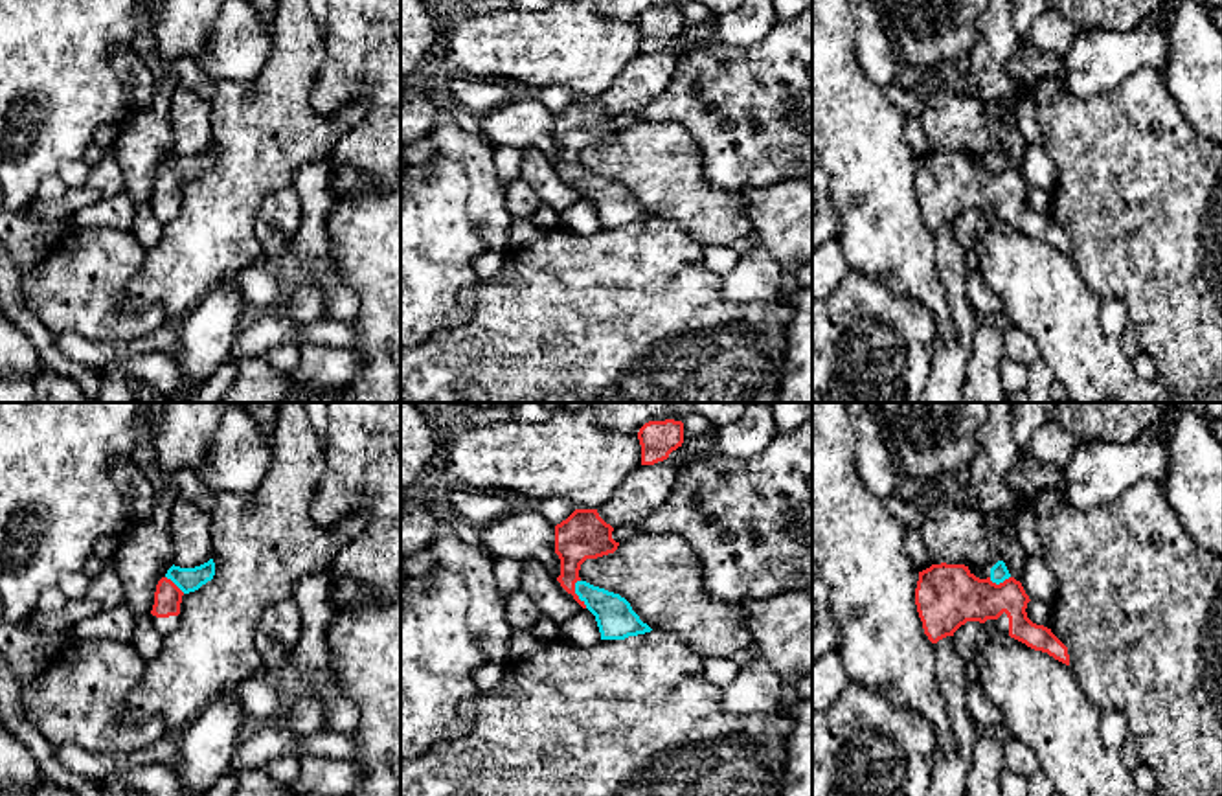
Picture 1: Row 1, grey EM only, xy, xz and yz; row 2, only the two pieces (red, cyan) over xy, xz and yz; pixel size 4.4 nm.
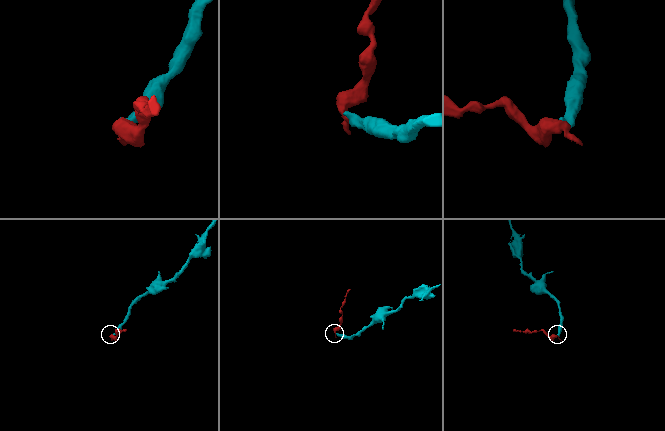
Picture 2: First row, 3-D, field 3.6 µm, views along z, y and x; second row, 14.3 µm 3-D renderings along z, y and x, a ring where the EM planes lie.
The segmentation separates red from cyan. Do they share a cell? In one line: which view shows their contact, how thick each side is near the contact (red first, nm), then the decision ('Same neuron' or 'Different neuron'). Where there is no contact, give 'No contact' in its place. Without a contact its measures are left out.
Touches red in xz. Thickness 200 nm (red) against 170 nm. Same neuron

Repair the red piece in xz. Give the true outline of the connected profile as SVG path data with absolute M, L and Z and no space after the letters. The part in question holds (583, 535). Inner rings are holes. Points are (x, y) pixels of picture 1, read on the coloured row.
M575 509L557 524L555 553L560 559L557 581L583 608L595 616L601 640L625 640L652 629L639 620L625 597L579 577L586 559L597 559L617 550L619 542L612 539L612 531L614 528L599 517L597 509Z

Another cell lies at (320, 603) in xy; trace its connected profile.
M333 566L307 574L292 594L303 620L303 634L290 656L279 667L263 664L265 673L296 671L312 680L327 678L329 642L327 632L338 621L355 616L356 603L364 597L358 586L344 581L340 586L333 579Z

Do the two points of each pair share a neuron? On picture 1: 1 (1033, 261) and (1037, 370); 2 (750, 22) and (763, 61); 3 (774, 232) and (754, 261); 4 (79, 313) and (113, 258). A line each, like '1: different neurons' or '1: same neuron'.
1: different neurons
2: different neurons
3: different neurons
4: same neuron

